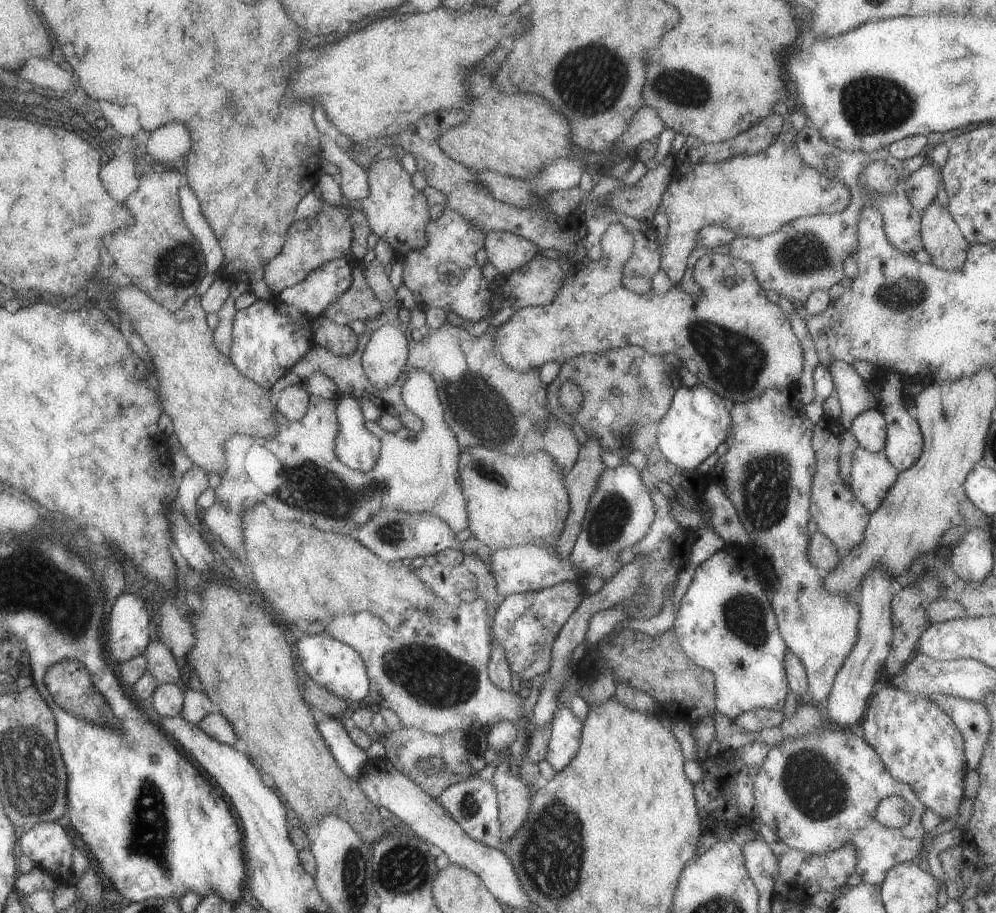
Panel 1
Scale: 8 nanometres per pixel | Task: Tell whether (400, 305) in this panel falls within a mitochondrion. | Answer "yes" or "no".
no

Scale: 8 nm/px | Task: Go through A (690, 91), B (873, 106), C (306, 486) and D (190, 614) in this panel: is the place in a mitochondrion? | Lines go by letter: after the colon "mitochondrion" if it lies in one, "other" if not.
A: mitochondrion
B: mitochondrion
C: mitochondrion
D: other

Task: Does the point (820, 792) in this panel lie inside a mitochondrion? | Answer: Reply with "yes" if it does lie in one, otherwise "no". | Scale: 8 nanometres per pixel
yes

